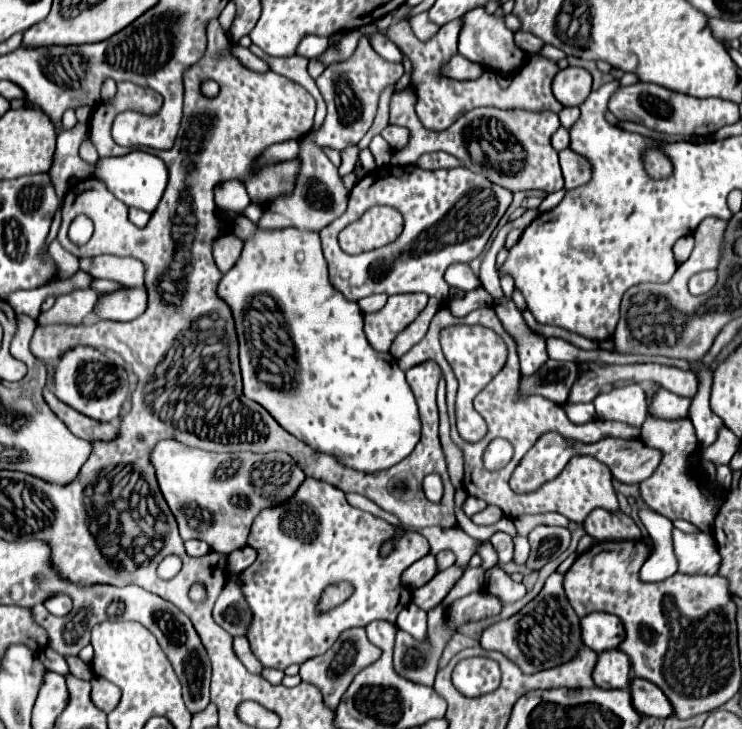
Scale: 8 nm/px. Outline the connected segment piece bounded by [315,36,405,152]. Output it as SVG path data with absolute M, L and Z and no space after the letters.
M365 36L359 40L359 46L351 58L329 64L325 68L325 72L317 78L321 96L327 102L325 124L315 134L315 140L319 140L319 146L343 152L345 148L359 144L359 140L365 136L365 132L369 130L369 126L375 118L377 100L379 100L381 90L389 84L395 84L403 76L403 72L405 72L403 64L393 64L393 62L387 62L385 58L381 58L371 48L371 44Z

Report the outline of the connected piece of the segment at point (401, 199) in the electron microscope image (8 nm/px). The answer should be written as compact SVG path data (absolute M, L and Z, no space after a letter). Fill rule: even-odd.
M389 164L383 168L375 168L351 190L347 212L319 232L323 254L329 262L331 284L351 302L379 292L387 296L425 292L427 296L447 300L449 286L443 280L447 266L455 262L471 262L483 252L491 232L499 224L511 200L513 194L507 188L489 182L485 176L471 172L465 166L433 172L423 170L415 164ZM375 204L387 204L401 212L405 220L401 236L393 244L371 252L355 256L345 254L337 242L339 232L361 218L363 210Z

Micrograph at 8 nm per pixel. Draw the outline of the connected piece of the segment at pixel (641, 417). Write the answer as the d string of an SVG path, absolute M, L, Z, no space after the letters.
M627 384L599 394L595 400L597 416L603 420L619 420L641 426L647 418L647 398L641 384Z

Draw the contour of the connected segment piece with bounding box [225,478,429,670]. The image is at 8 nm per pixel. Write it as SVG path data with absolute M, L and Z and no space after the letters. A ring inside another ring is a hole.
M307 478L289 500L271 508L263 508L253 520L247 546L257 550L257 560L245 572L227 574L225 582L237 582L241 586L243 598L251 610L247 640L253 654L263 666L271 666L277 670L285 670L291 664L303 664L309 658L325 654L341 632L359 624L365 626L373 620L387 620L395 624L397 614L411 602L411 590L403 586L401 574L415 560L429 554L427 538L417 532L399 532L389 522L375 518L373 514L359 508L353 508L339 488L315 478ZM283 530L315 530L315 536L295 538L293 532ZM385 540L393 540L393 550L387 556L381 556L379 550ZM341 580L349 580L355 586L353 596L341 606L329 610L327 614L317 616L315 608L323 588Z

